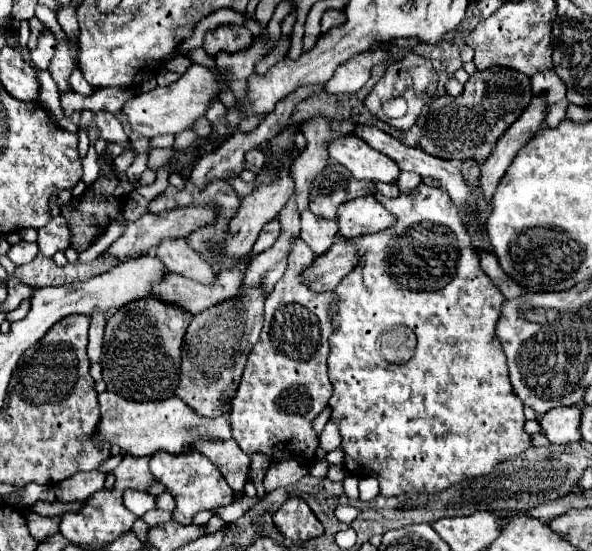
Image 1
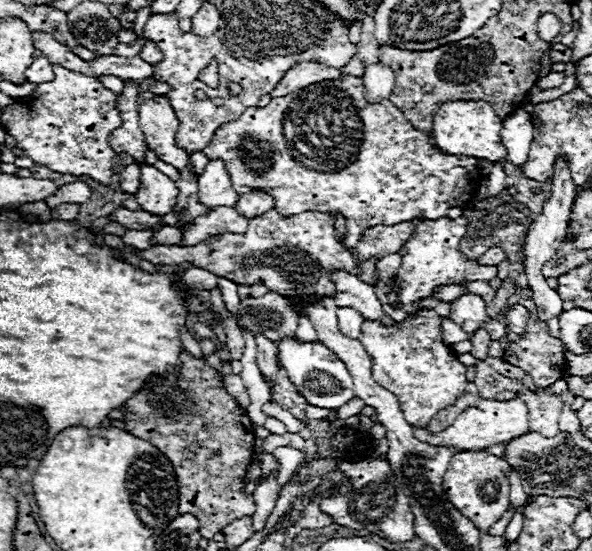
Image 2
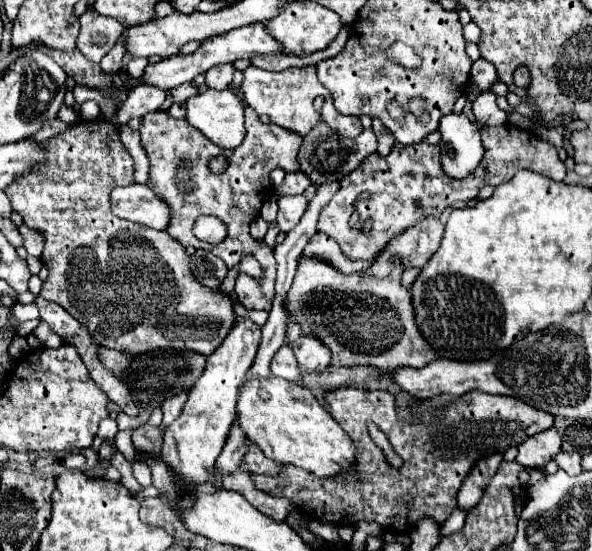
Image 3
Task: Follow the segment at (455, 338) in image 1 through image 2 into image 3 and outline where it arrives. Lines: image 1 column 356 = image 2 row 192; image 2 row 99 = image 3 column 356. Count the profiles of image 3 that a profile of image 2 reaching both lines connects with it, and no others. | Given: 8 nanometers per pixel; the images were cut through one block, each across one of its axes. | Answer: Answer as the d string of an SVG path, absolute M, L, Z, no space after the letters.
M298 258L298 270L290 288L290 296L286 298L286 308L294 318L304 326L302 334L312 334L320 338L332 350L332 366L356 366L356 364L372 364L378 370L394 370L398 366L422 368L428 362L440 358L428 342L422 338L420 330L414 324L414 310L410 304L410 292L400 286L402 268L396 266L388 278L370 278L354 274L340 274L330 264L316 258Z

